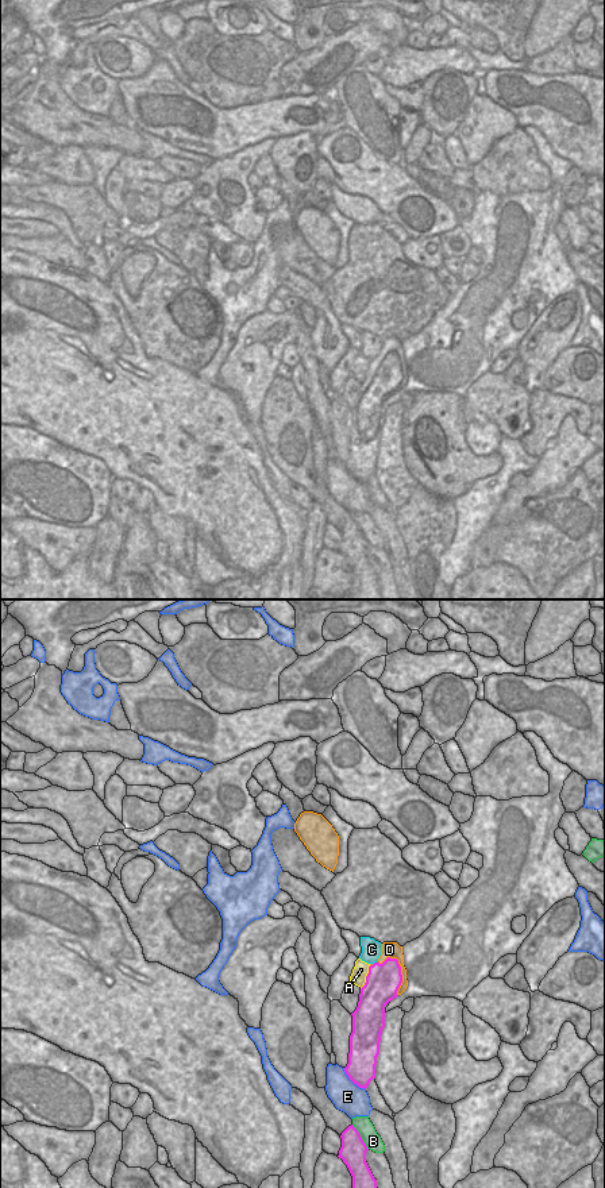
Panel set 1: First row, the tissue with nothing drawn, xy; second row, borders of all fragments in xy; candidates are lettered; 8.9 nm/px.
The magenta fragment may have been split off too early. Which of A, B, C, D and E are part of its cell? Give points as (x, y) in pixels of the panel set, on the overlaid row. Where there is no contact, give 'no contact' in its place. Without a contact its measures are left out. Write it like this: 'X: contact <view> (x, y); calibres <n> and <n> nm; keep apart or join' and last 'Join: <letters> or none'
A: contact xy (366, 978); calibres 320 and 140 nm; keep apart
B: contact xy (361, 1137); calibres 240 and 150 nm; keep apart
C: contact xy (374, 963); calibres 320 and 170 nm; keep apart
D: contact xy (400, 972); calibres 320 and 140 nm; join
E: contact xy (353, 1082); calibres 260 and 260 nm; keep apart
Join: D

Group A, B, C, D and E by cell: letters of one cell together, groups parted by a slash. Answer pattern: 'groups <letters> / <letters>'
groups A / B / C / D / E

